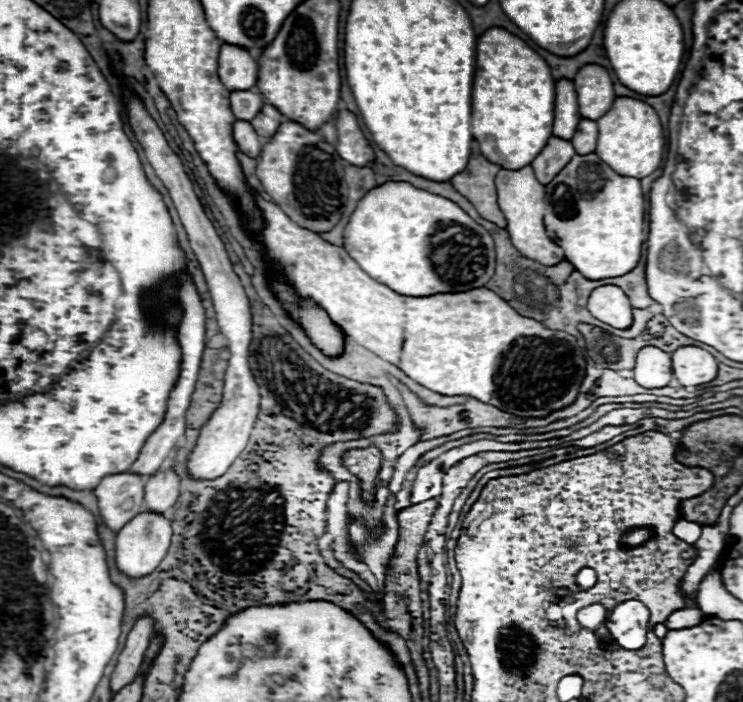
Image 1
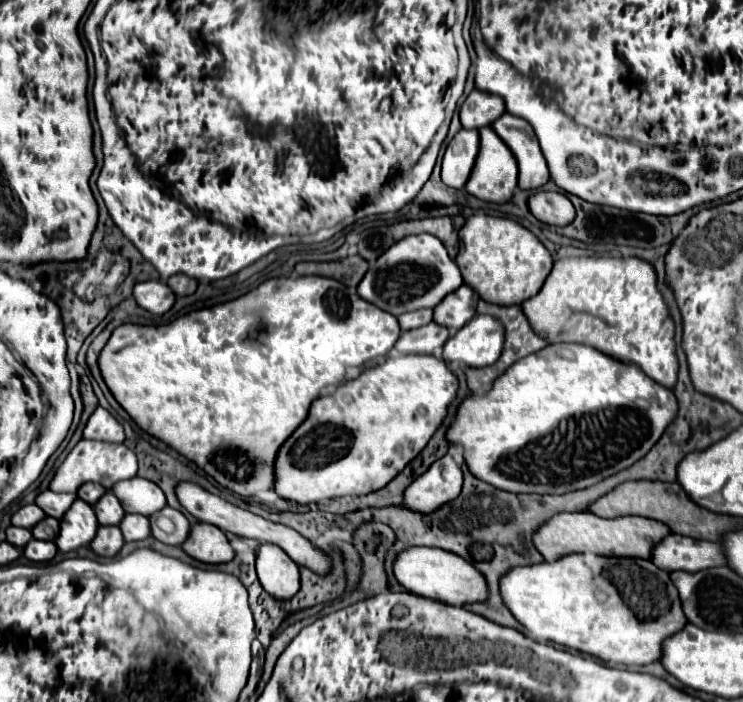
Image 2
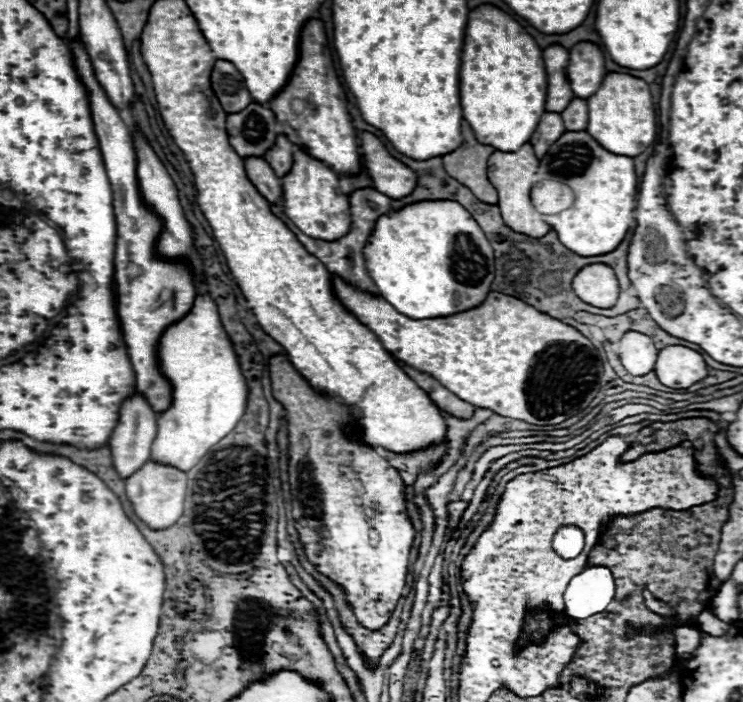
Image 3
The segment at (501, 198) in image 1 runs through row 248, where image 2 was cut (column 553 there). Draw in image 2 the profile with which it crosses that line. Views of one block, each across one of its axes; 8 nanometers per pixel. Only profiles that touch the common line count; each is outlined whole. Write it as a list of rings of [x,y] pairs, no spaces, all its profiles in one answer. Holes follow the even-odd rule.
[[[564,512],[550,518],[540,530],[534,534],[534,546],[548,562],[556,562],[556,558],[564,558],[564,554],[576,552],[592,552],[600,556],[620,556],[620,558],[648,558],[652,556],[652,548],[656,542],[670,534],[668,526],[658,520],[642,518],[642,516],[622,516],[622,518],[600,518],[592,512]]]

